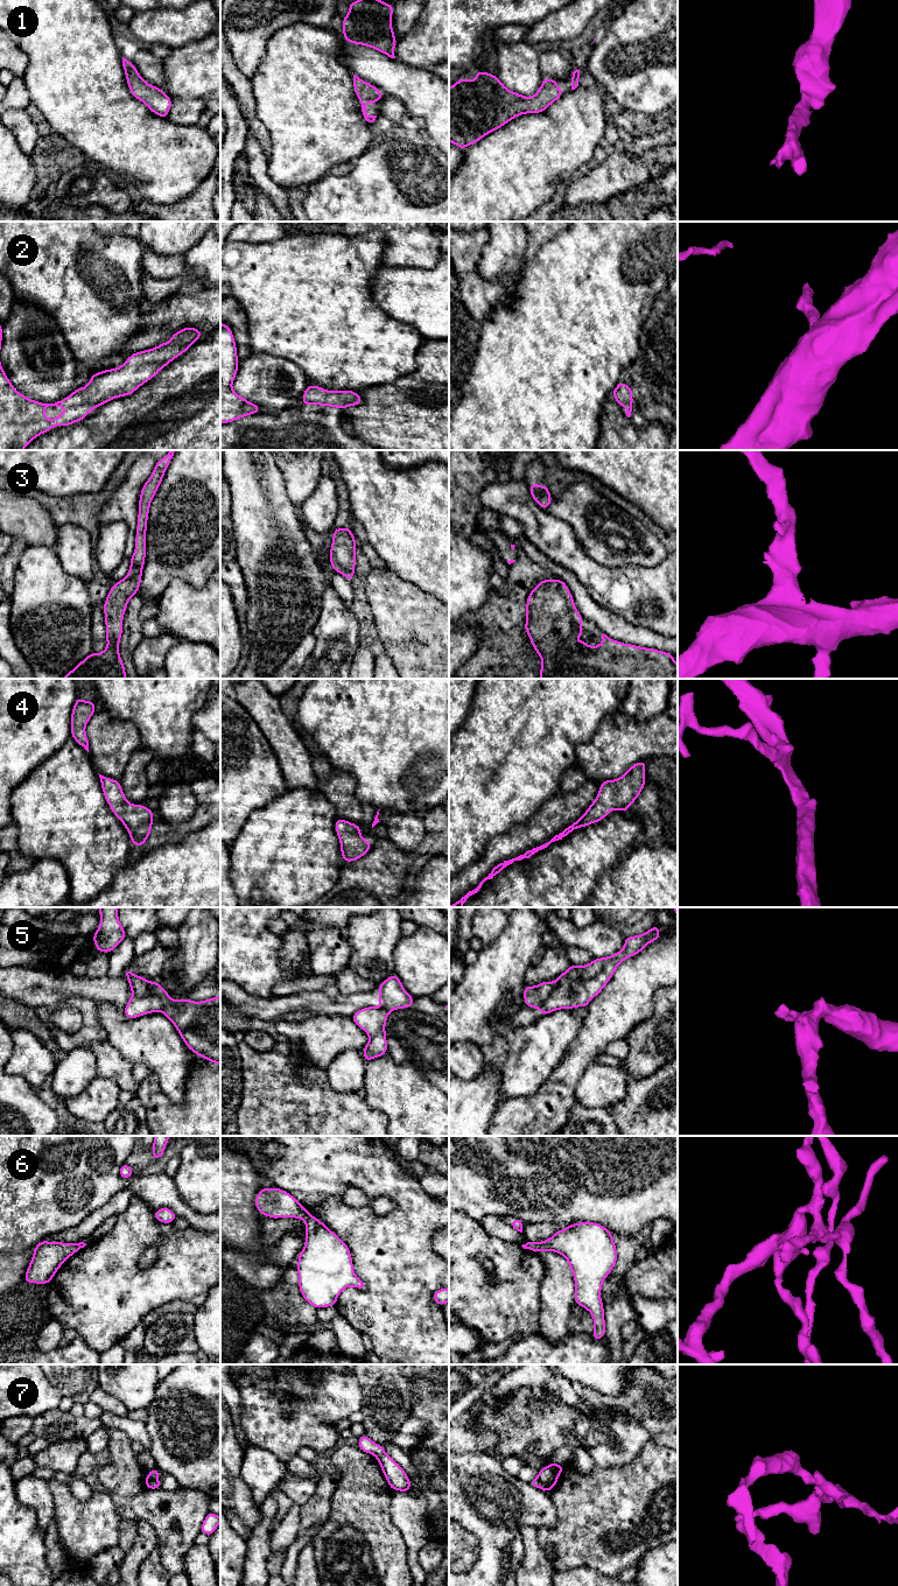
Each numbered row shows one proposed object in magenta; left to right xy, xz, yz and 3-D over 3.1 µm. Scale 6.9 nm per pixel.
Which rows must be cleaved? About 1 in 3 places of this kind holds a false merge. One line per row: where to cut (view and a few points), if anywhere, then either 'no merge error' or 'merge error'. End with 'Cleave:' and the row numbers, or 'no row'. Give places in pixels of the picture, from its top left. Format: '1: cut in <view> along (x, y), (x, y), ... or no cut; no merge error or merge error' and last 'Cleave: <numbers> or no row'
1: no cut; no merge error
2: no cut; no merge error
3: no cut; no merge error
4: no cut; no merge error
5: cut in xy along (152, 982), (151, 990), (158, 998), (160, 1010); merge error
6: cut in xz along (309, 1214), (303, 1219); merge error
7: cut in xz along (384, 1452), (377, 1458); merge error
Cleave: 5, 6, 7

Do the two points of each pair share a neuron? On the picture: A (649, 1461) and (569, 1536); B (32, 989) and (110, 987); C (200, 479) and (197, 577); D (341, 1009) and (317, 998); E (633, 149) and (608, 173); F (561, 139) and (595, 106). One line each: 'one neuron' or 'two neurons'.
A: one neuron
B: one neuron
C: one neuron
D: one neuron
E: two neurons
F: one neuron

